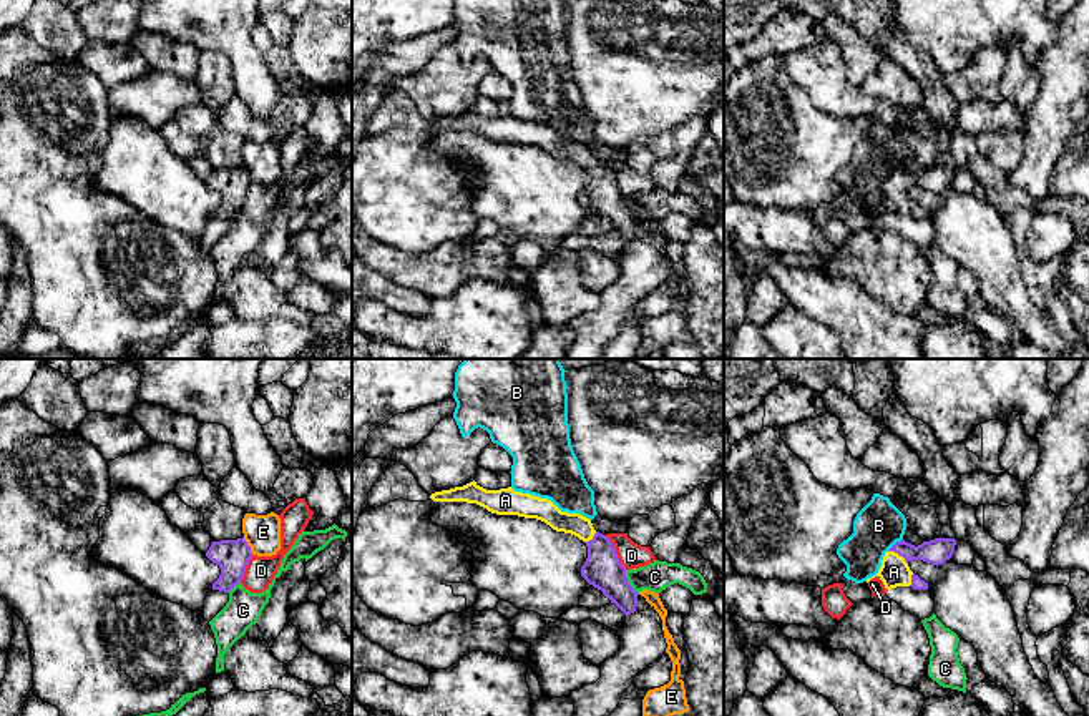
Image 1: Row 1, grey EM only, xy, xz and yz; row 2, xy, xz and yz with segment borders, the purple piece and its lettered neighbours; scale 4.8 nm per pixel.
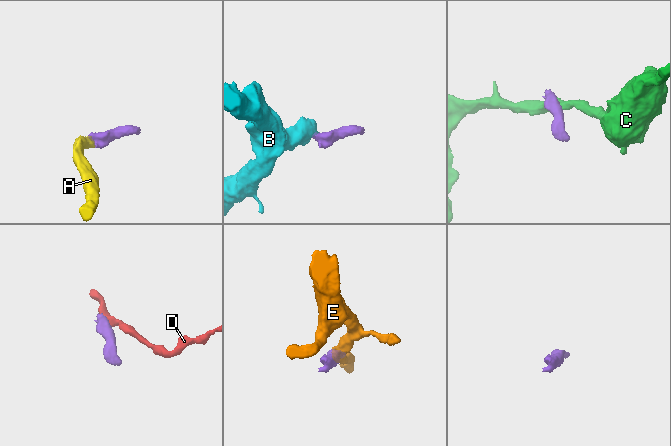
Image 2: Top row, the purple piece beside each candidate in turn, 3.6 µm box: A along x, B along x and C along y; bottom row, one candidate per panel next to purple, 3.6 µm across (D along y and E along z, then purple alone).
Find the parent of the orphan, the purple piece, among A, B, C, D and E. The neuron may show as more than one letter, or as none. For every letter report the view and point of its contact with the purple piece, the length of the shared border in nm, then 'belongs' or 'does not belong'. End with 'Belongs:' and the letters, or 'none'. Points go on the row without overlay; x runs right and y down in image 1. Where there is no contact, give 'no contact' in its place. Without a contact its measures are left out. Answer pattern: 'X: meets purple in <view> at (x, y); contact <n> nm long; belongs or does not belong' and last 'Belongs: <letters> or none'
A: meets purple in yz at (900, 183); contact 110 nm long; belongs
B: meets purple in yz at (895, 171); contact 90 nm long; does not belong
C: meets purple in xz at (628, 210); contact 140 nm long; does not belong
D: meets purple in xz at (615, 180); contact 190 nm long; does not belong
E: meets purple in xy at (248, 173); contact 100 nm long; does not belong
Belongs: A

